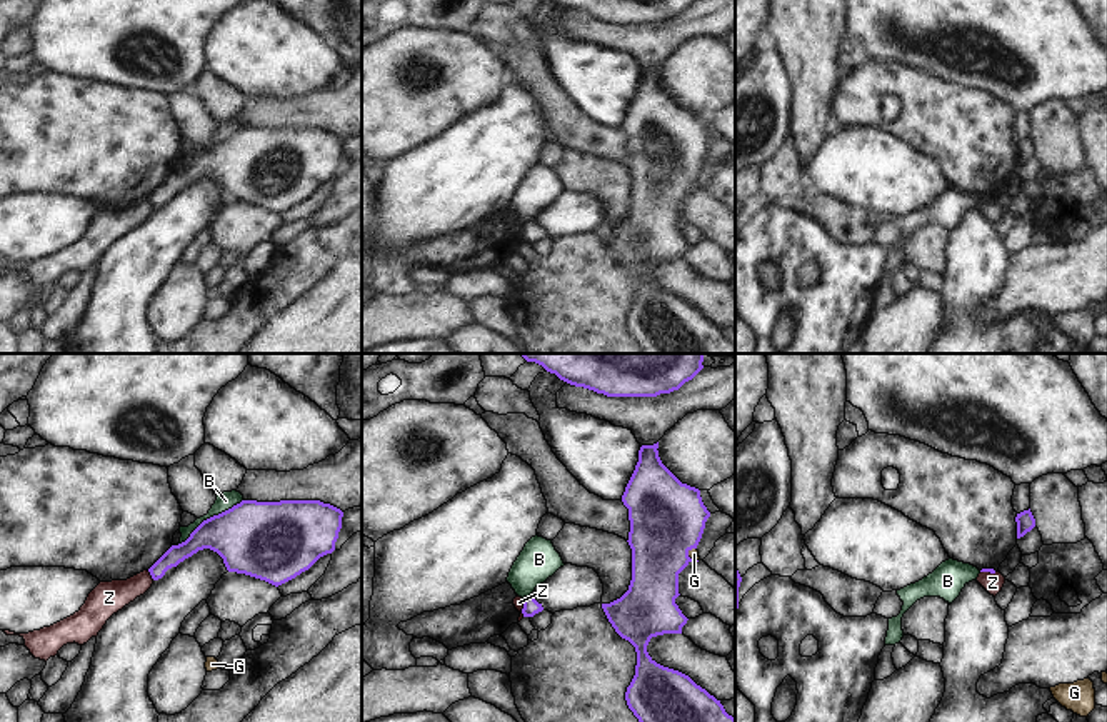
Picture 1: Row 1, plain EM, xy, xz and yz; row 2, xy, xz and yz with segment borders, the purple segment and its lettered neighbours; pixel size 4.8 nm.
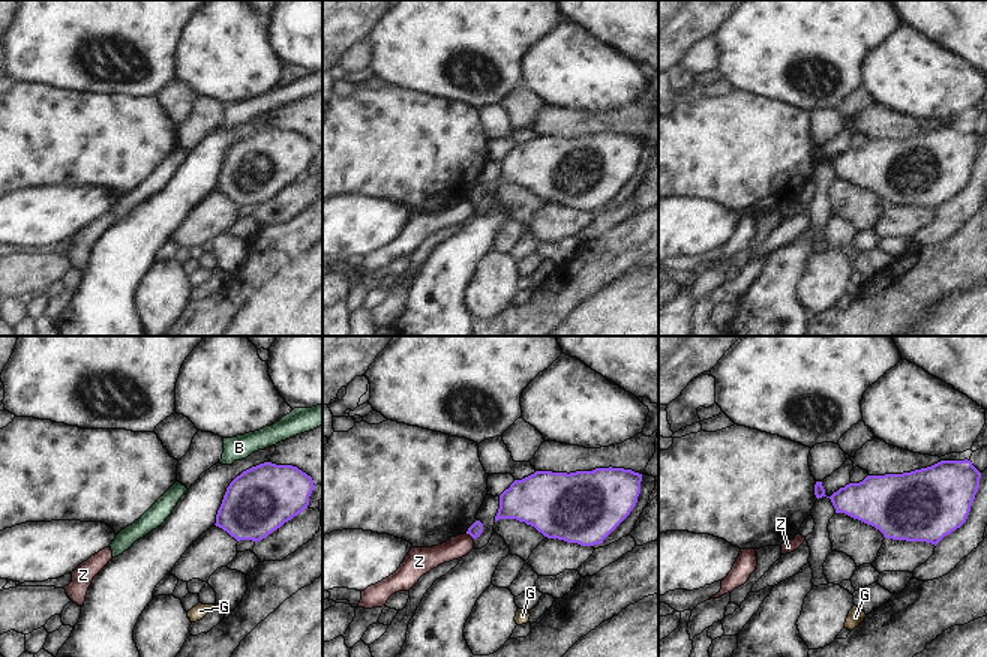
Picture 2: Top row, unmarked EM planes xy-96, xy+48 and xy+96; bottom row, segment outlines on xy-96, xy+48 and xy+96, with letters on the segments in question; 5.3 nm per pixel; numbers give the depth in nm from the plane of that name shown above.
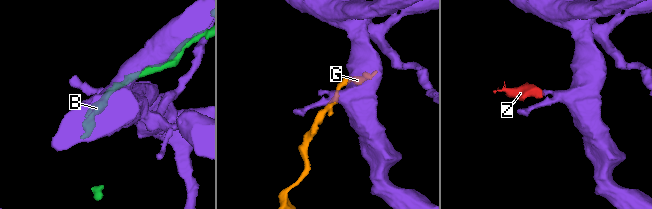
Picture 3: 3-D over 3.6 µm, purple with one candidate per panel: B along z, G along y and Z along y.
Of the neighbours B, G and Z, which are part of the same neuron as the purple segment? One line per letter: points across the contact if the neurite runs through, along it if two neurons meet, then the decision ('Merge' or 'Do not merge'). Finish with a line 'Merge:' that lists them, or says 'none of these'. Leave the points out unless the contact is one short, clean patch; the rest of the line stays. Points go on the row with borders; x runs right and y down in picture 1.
B: Do not merge
G: Boundary: xz (689, 549), (689, 556), (697, 561). Do not merge
Z: Boundary: xy (147, 571), (154, 579). Do not merge
Merge: none of these

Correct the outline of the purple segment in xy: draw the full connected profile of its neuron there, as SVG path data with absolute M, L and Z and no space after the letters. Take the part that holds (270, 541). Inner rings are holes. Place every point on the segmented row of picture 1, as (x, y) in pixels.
M242 500L203 520L148 572L158 580L168 569L198 550L210 549L223 559L228 572L278 587L335 550L342 517L340 509L320 500Z

